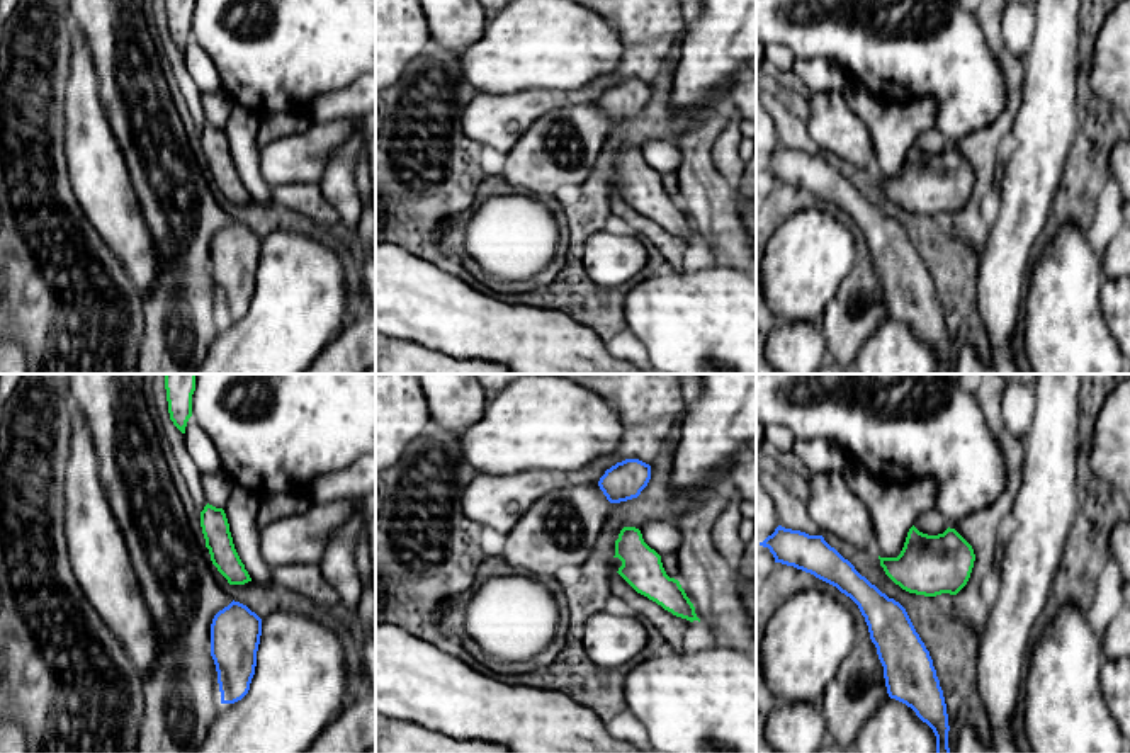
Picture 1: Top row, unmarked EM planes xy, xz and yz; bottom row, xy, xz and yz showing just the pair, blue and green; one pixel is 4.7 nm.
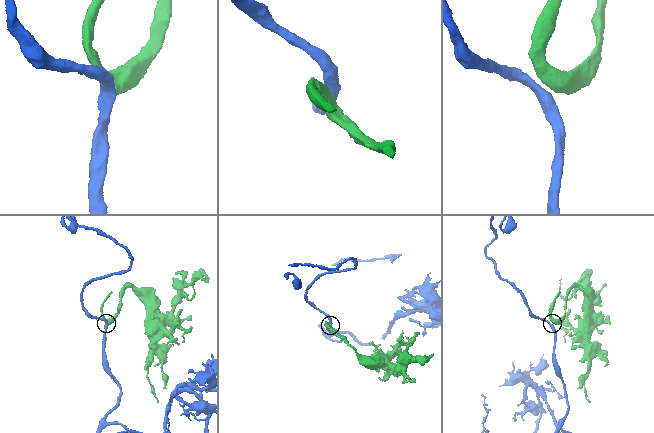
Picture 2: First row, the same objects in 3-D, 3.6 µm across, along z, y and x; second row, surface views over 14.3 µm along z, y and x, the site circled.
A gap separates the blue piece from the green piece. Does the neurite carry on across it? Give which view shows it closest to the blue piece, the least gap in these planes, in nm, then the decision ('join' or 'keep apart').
nearest in yz; 70 nm apart; keep apart

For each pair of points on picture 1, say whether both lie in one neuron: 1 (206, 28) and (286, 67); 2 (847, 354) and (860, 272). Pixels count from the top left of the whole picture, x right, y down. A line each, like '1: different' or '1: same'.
1: same
2: same

